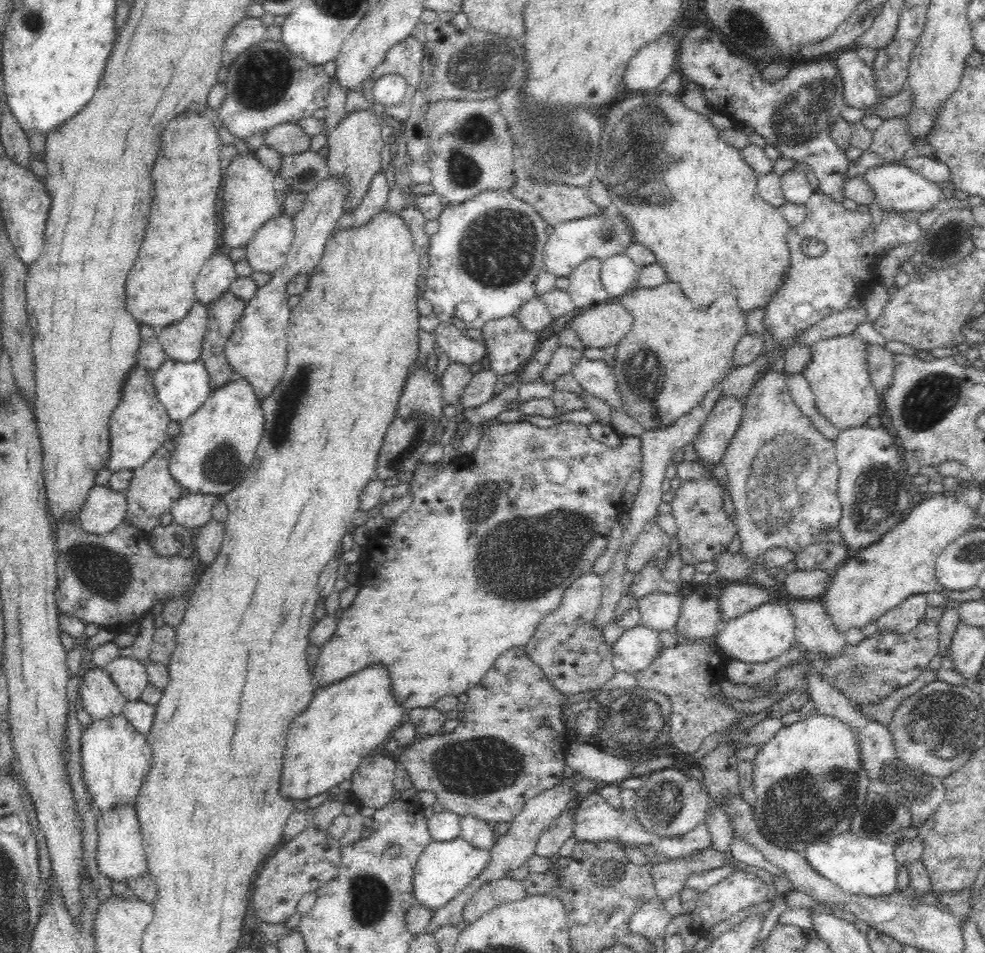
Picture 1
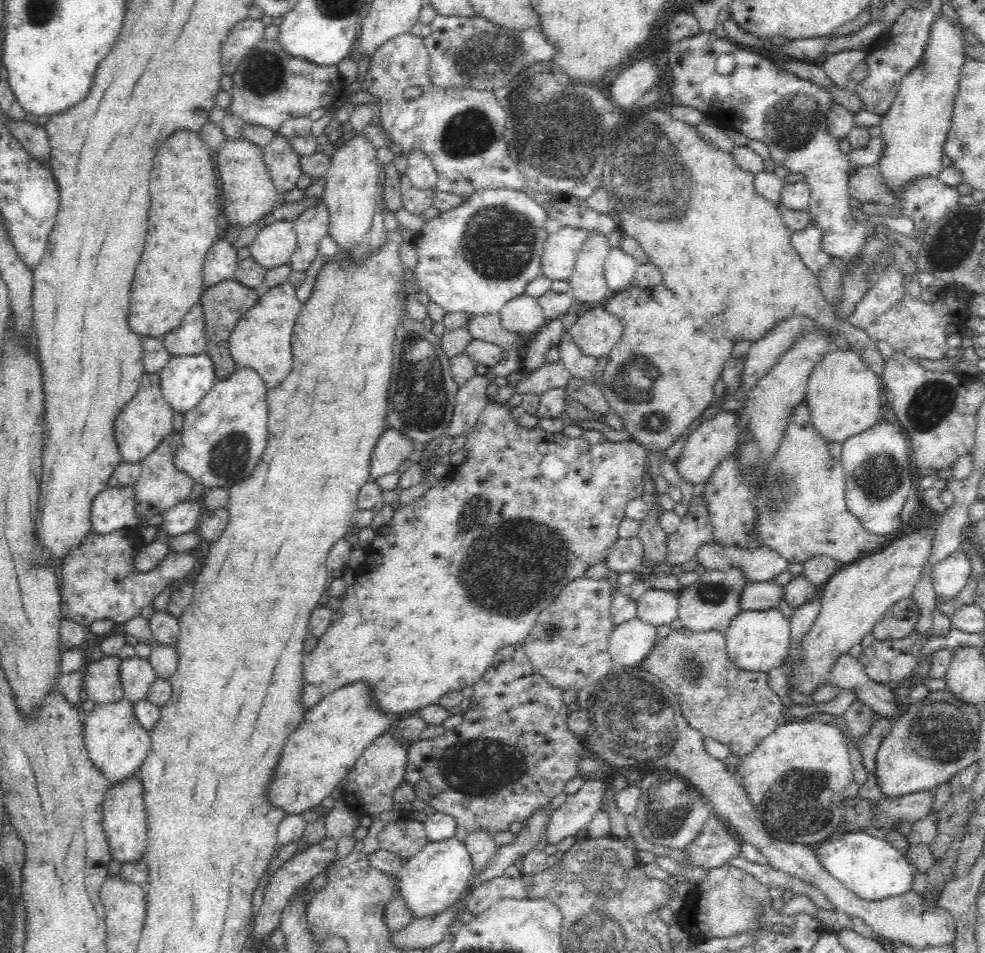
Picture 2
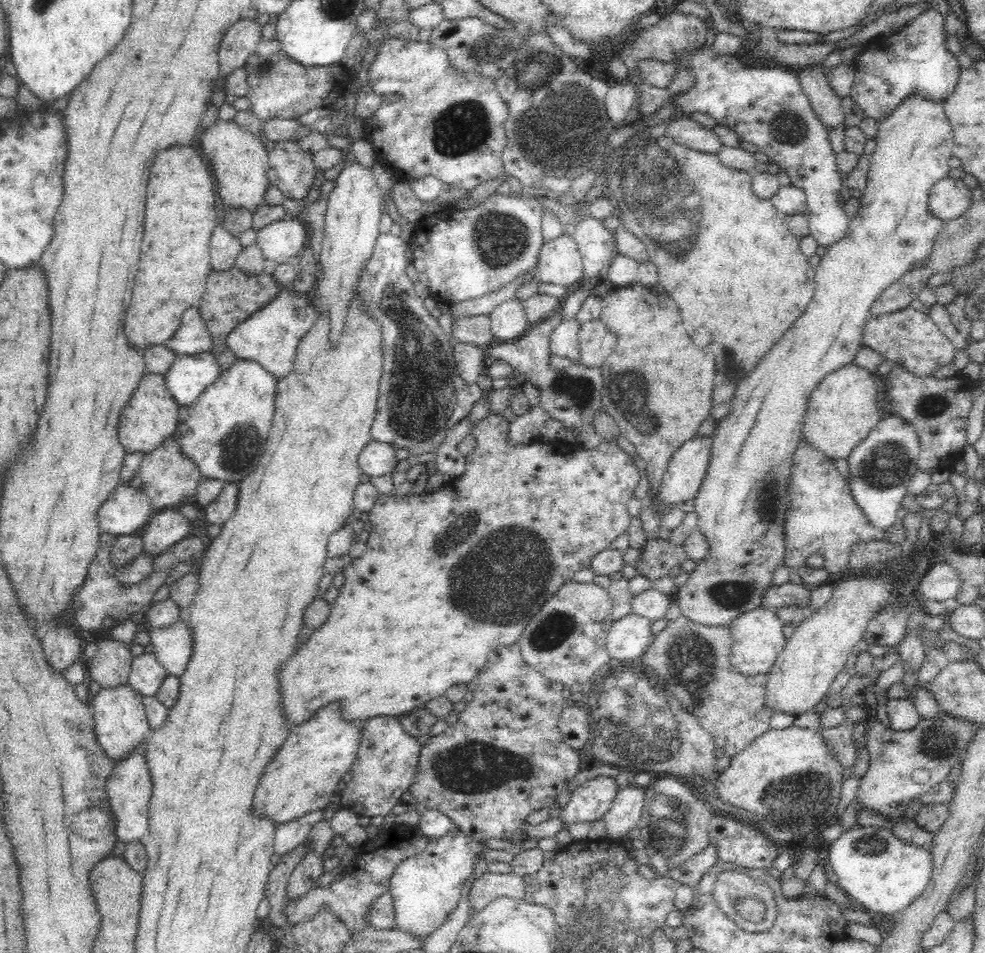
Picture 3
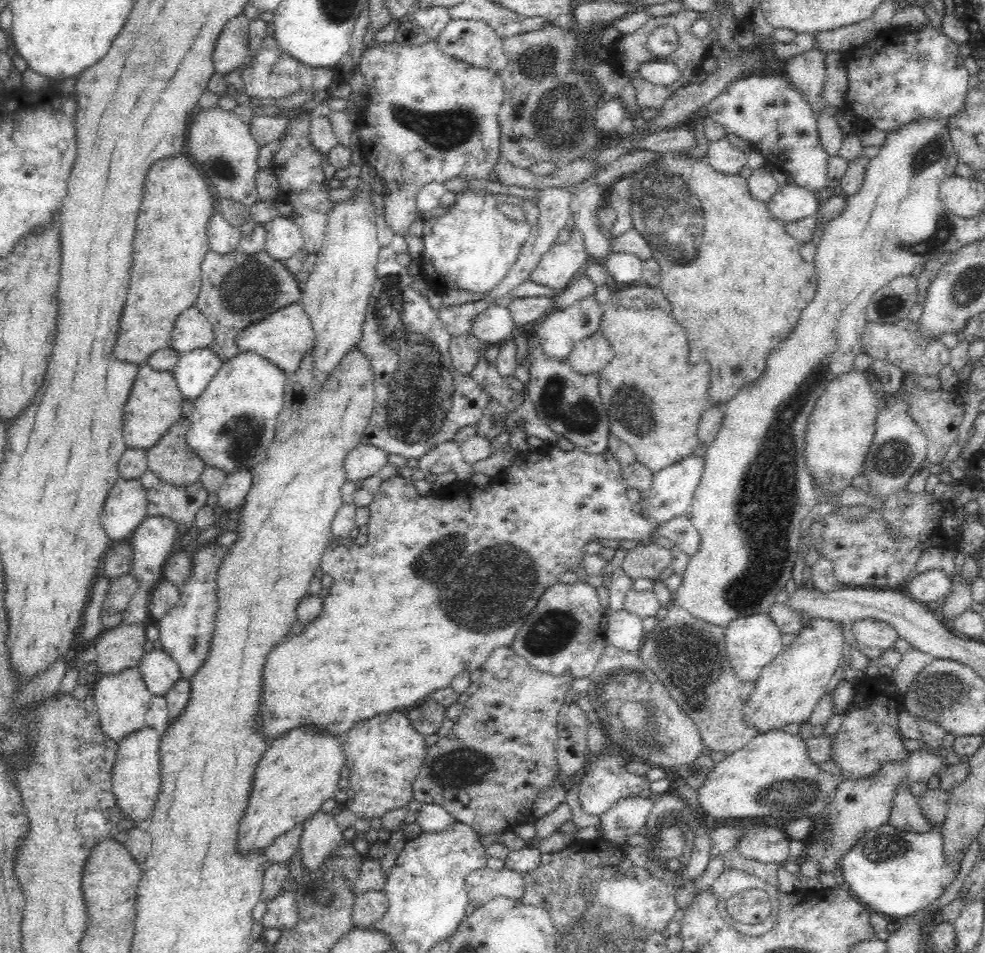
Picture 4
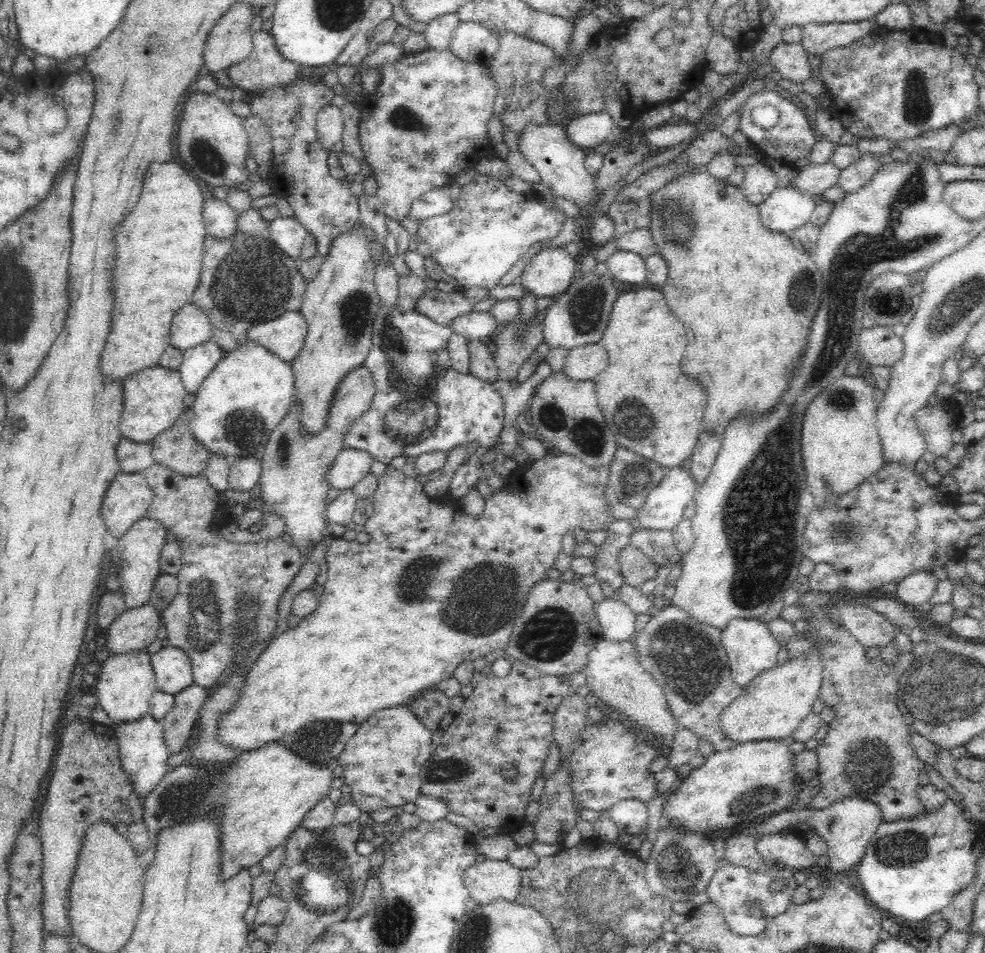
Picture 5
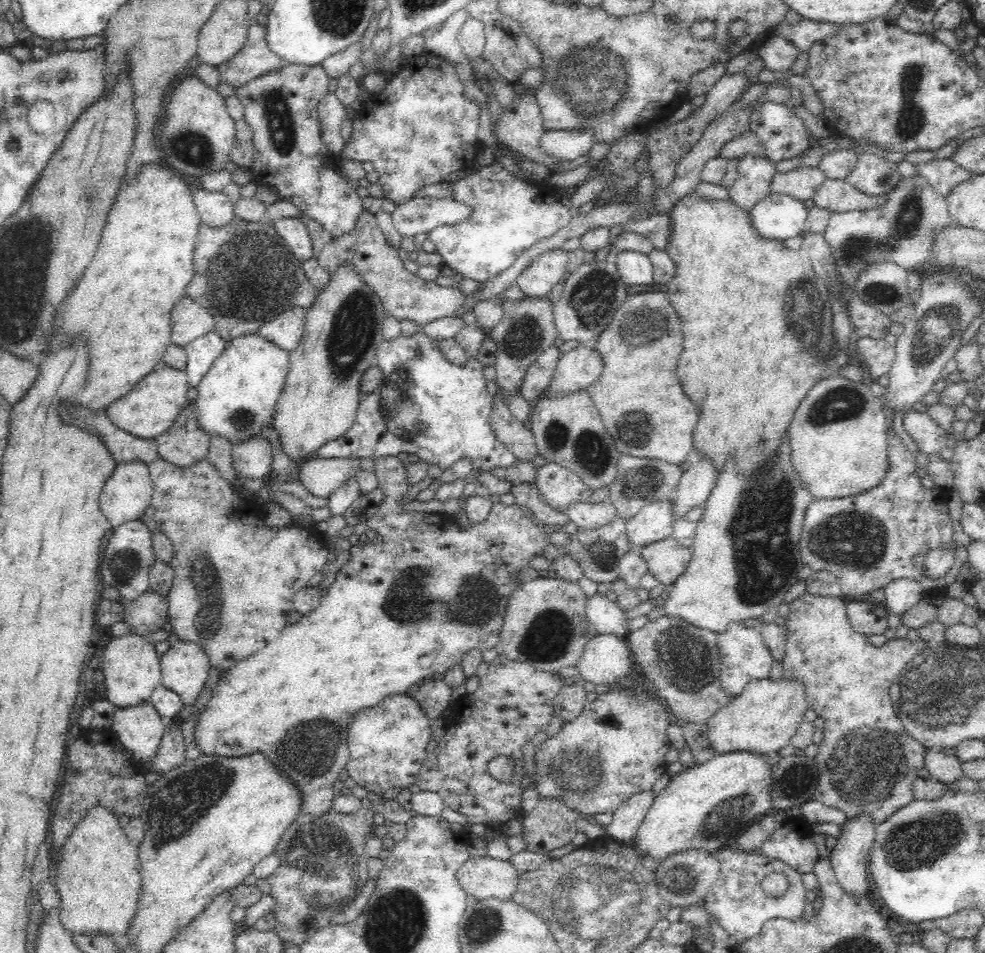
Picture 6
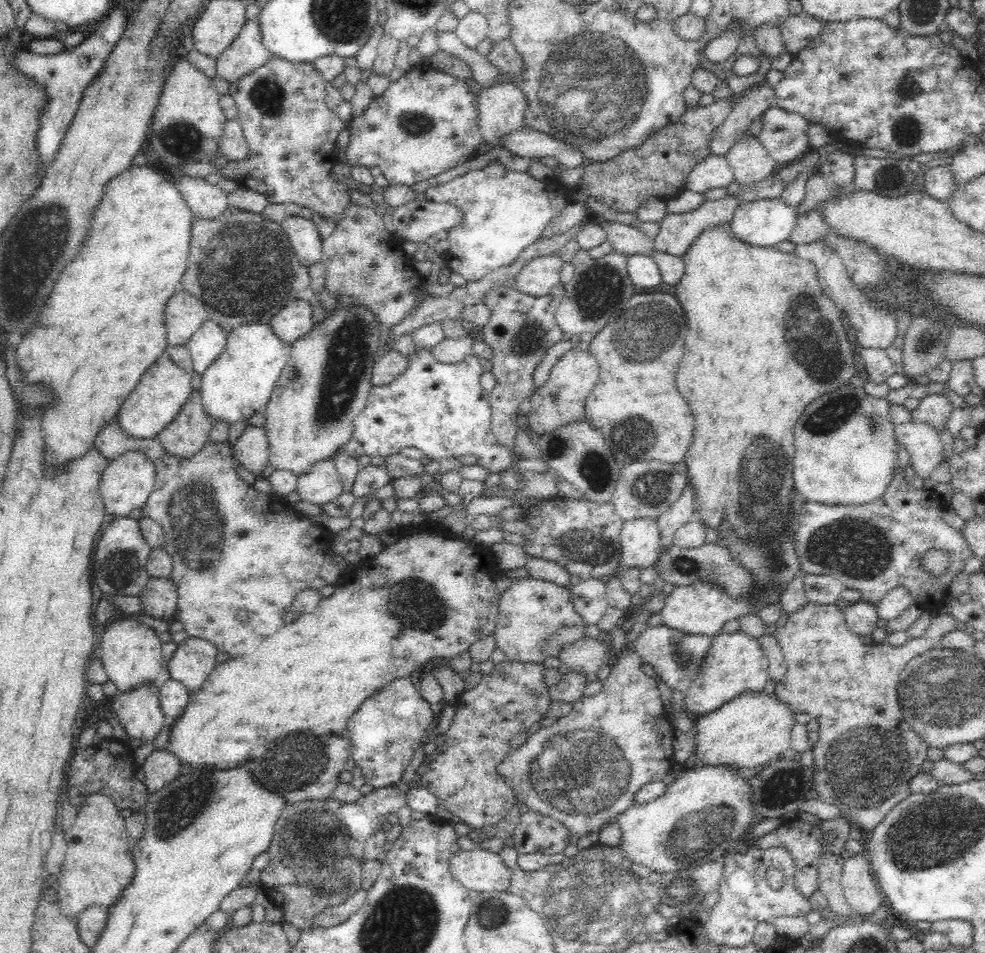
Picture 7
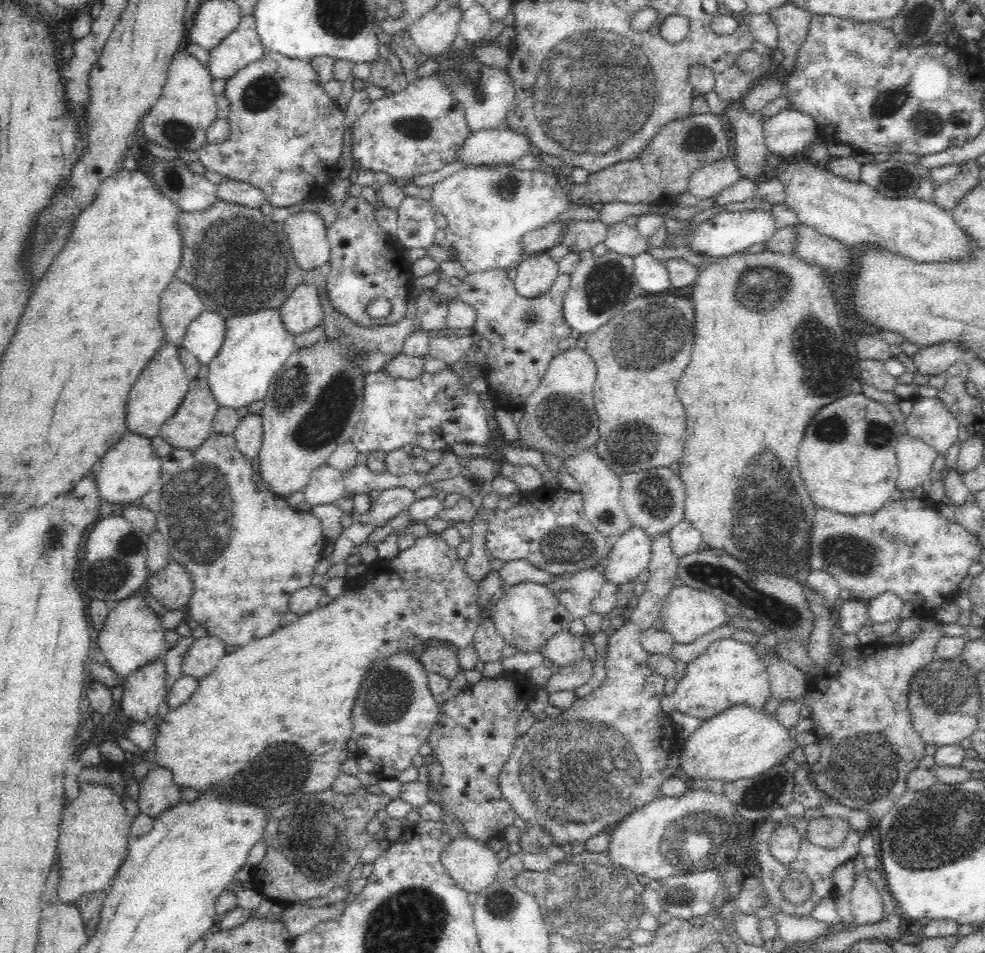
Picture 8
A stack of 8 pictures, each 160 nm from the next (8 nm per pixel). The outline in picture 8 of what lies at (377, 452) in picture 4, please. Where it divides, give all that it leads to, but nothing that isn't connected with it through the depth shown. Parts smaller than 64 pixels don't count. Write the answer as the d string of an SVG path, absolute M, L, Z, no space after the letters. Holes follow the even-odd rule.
M327 463L311 472L308 485L302 490L305 501L312 506L333 504L346 491L343 474Z

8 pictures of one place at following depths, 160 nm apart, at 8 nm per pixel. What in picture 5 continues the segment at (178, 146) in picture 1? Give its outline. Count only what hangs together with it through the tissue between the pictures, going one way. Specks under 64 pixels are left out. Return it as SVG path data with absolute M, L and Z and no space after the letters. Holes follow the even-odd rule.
M174 161L156 162L148 168L144 178L142 196L132 214L116 230L116 266L114 266L114 314L112 332L108 336L100 370L104 376L128 378L136 370L144 370L159 364L162 353L171 344L171 324L174 315L184 304L190 302L202 268L202 244L206 238L206 227L202 222L204 196L202 188L191 176L191 172Z

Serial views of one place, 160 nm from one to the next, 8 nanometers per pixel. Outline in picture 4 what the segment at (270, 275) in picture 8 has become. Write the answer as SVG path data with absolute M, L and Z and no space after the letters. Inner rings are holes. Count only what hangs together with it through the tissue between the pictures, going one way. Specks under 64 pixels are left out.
M265 249L254 254L242 254L237 250L227 255L208 252L202 264L202 282L193 306L212 323L215 339L209 348L223 361L239 353L234 338L241 330L302 298L294 275L281 261L270 257Z

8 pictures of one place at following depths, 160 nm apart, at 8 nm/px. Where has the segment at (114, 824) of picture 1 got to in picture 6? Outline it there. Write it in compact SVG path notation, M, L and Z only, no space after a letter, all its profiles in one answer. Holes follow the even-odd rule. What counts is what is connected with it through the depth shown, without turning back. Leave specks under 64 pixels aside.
M148 700L136 706L115 709L111 727L124 749L145 766L158 752L165 728L164 719Z

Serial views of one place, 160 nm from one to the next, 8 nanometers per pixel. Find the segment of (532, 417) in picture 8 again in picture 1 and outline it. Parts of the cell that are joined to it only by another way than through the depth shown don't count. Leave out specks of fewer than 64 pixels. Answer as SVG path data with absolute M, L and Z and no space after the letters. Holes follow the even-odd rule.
M617 299L590 306L585 312L568 320L585 347L606 348L631 329L634 317Z

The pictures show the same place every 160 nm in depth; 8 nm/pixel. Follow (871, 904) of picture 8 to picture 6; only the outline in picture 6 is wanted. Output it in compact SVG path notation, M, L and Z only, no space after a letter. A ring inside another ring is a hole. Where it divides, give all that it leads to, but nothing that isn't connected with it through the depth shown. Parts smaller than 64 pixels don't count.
M858 812L854 816L846 816L846 822L840 826L839 836L829 856L833 874L843 889L856 897L864 897L868 884L868 856L875 839L875 822L868 812Z

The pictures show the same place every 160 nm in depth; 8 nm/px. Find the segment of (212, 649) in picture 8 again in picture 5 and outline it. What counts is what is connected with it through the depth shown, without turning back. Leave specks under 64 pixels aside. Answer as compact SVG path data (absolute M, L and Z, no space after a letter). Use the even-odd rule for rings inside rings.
M167 645L148 656L157 690L176 695L193 684L190 661L184 650Z

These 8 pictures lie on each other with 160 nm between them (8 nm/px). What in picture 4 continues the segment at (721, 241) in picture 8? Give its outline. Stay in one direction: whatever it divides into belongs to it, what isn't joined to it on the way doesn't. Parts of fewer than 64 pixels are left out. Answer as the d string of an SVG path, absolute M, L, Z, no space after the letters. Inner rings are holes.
M789 183L779 187L766 203L772 216L785 224L816 215L818 209L818 200L814 193Z

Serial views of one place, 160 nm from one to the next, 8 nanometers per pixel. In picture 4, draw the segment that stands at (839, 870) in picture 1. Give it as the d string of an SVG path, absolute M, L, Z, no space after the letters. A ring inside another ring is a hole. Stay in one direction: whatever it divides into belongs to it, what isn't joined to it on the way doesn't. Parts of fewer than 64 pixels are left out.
M888 822L875 830L864 832L840 858L843 880L849 884L849 893L872 912L883 914L892 920L908 917L920 908L935 903L958 874L962 855L954 857L953 861L948 861L946 865L942 848L944 843L939 825L933 826L928 833L914 833L898 830Z

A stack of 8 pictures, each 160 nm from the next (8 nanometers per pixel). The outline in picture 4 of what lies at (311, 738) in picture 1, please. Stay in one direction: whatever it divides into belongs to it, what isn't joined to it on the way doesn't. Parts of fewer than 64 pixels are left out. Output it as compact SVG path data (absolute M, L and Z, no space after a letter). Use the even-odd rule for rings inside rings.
M302 726L276 738L258 762L250 802L239 822L237 841L240 854L264 850L276 836L318 812L323 802L333 798L340 771L345 767L345 758L342 742L316 728Z

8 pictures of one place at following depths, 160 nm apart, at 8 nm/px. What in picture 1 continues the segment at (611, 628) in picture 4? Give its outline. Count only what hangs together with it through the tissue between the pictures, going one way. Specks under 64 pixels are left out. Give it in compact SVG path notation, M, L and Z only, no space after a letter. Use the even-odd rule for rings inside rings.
M640 624L618 637L617 641L611 646L612 664L617 672L626 672L635 676L636 673L646 670L655 661L662 647L658 636L659 631Z

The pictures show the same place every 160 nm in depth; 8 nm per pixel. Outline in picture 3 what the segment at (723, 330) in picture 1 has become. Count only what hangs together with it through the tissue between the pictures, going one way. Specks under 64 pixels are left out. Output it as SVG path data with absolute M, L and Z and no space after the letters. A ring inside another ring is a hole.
M636 282L604 293L602 299L599 319L618 337L615 349L601 364L603 409L619 424L620 434L636 447L637 455L648 465L643 475L655 496L652 502L644 500L639 518L646 540L658 538L662 517L674 508L660 501L663 474L674 452L697 436L698 427L710 415L714 358L710 362L704 350L688 346L680 310L660 284L646 288Z

